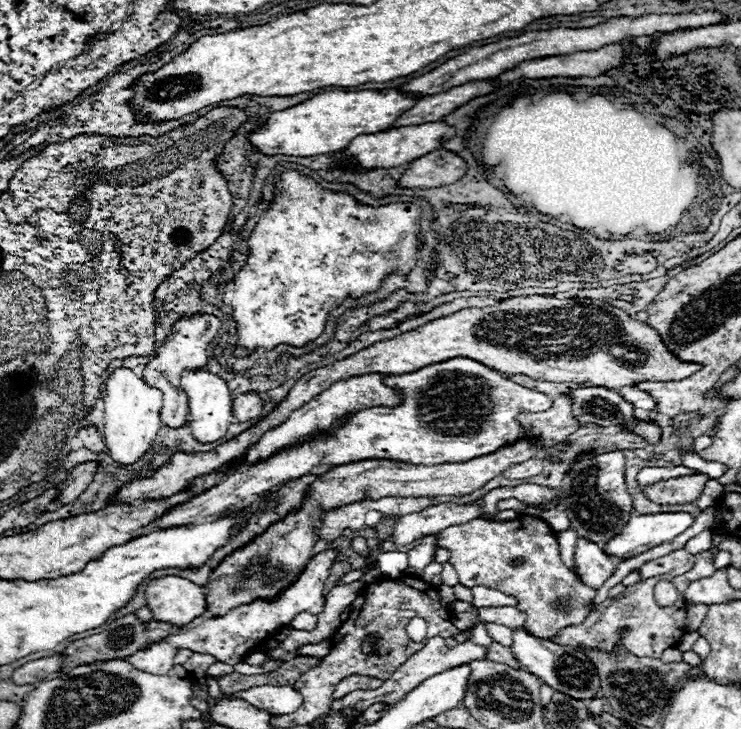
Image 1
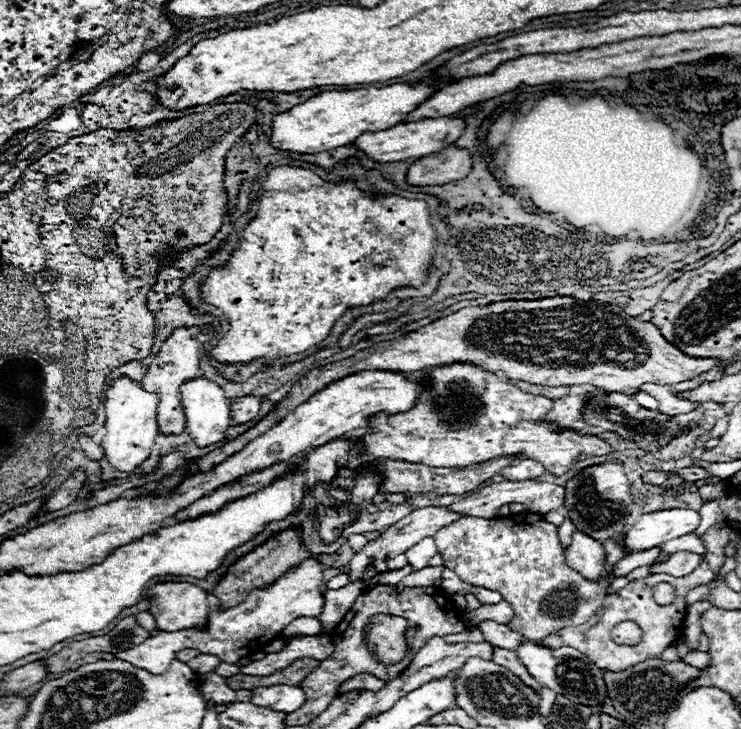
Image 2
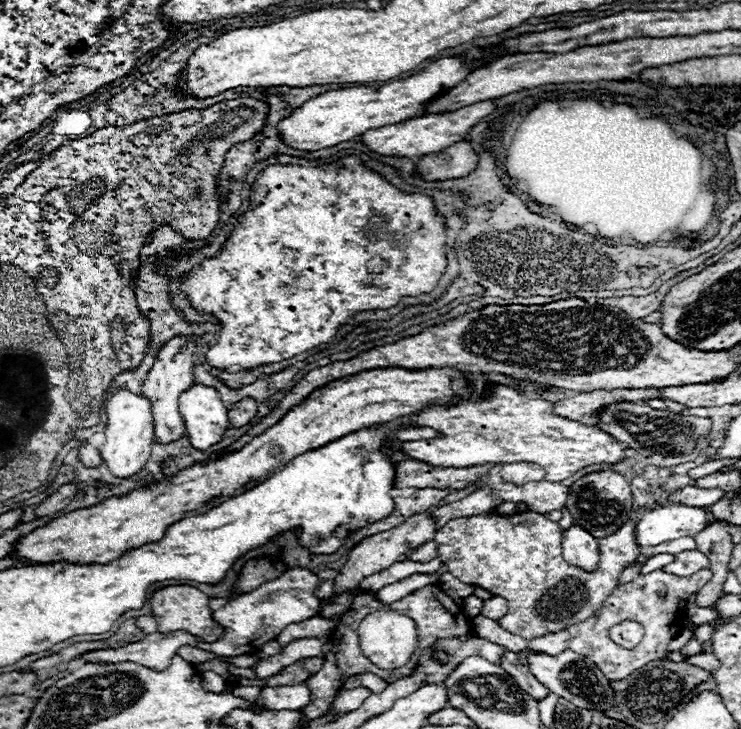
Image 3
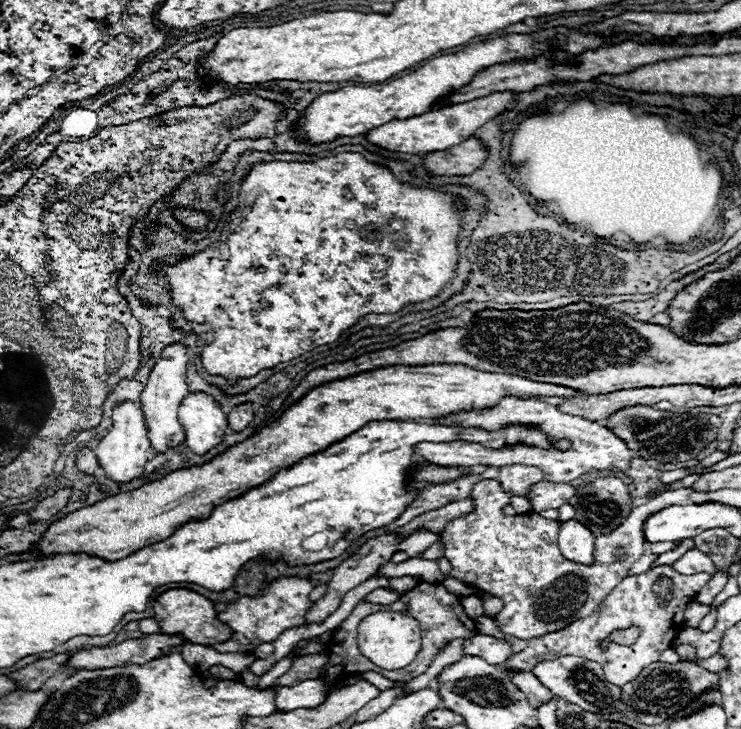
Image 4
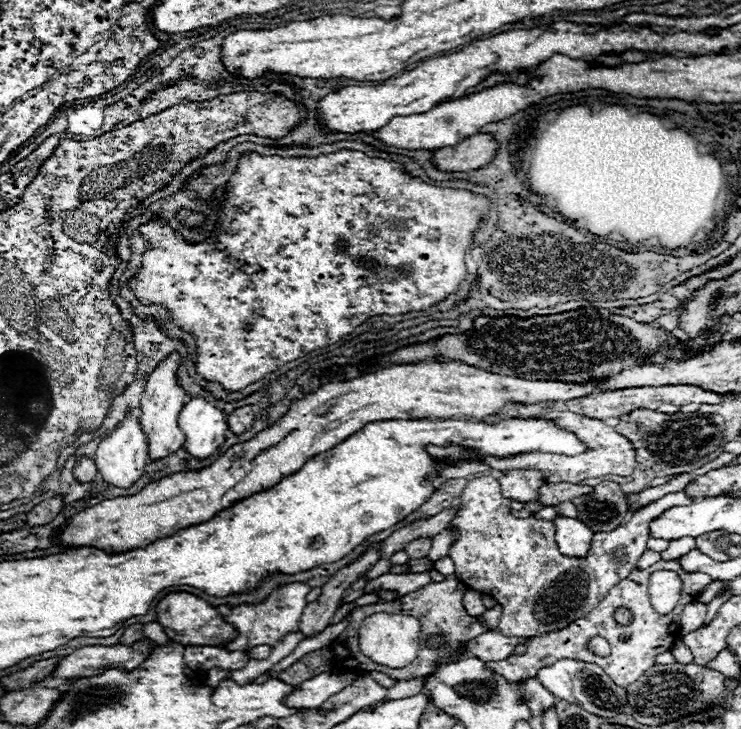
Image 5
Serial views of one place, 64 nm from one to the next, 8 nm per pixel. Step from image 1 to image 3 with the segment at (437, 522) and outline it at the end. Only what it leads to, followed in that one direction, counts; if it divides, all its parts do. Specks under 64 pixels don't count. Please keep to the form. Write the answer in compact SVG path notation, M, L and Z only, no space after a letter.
M422 512L422 514L416 514L412 516L408 522L404 522L402 526L396 526L392 530L386 530L386 532L380 532L380 534L374 534L366 540L362 540L350 554L348 554L348 560L346 564L338 570L338 576L334 578L334 592L332 596L338 596L338 594L344 594L346 590L352 590L356 588L366 576L370 574L376 574L384 568L388 568L390 564L396 562L396 558L400 554L410 554L414 552L418 546L426 544L428 540L432 540L432 536L436 534L434 530L434 522L430 520L428 512Z

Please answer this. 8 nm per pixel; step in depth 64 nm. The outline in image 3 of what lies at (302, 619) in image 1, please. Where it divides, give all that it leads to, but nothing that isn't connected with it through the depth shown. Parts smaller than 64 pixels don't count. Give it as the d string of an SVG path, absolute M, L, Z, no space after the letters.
M308 618L300 624L290 624L288 628L284 628L284 632L280 632L276 642L280 644L280 650L284 650L292 640L330 636L338 622L340 622L340 618L328 618L328 620L326 618Z

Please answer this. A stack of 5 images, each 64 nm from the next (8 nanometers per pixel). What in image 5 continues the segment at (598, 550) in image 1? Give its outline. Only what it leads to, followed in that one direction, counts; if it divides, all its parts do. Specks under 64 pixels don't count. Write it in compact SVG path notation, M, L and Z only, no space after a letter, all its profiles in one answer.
M556 516L554 520L556 526L556 542L558 550L564 556L586 556L588 554L588 544L594 536L594 532L580 520L568 518L568 516Z

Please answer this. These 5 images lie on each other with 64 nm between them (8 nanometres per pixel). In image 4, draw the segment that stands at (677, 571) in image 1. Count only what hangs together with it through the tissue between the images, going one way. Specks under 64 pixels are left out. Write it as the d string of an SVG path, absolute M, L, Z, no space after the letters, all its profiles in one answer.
M692 548L688 550L680 560L676 560L672 564L680 574L696 574L696 572L708 572L710 576L716 572L716 566L714 562L700 550Z

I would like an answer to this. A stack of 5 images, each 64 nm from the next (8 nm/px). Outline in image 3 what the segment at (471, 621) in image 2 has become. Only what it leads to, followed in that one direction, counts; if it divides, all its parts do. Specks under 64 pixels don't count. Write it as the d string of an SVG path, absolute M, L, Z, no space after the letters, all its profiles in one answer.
M492 596L492 598L484 600L484 608L482 608L480 614L490 618L490 620L500 620L500 616L504 616L504 612L508 612L506 600L498 598L498 596Z

